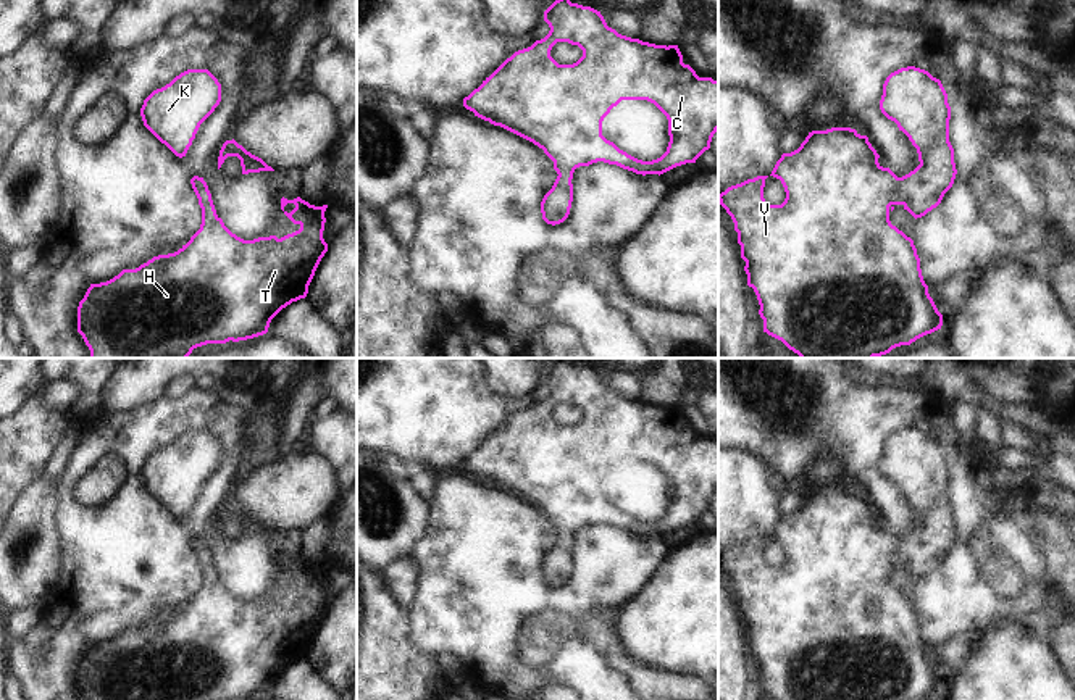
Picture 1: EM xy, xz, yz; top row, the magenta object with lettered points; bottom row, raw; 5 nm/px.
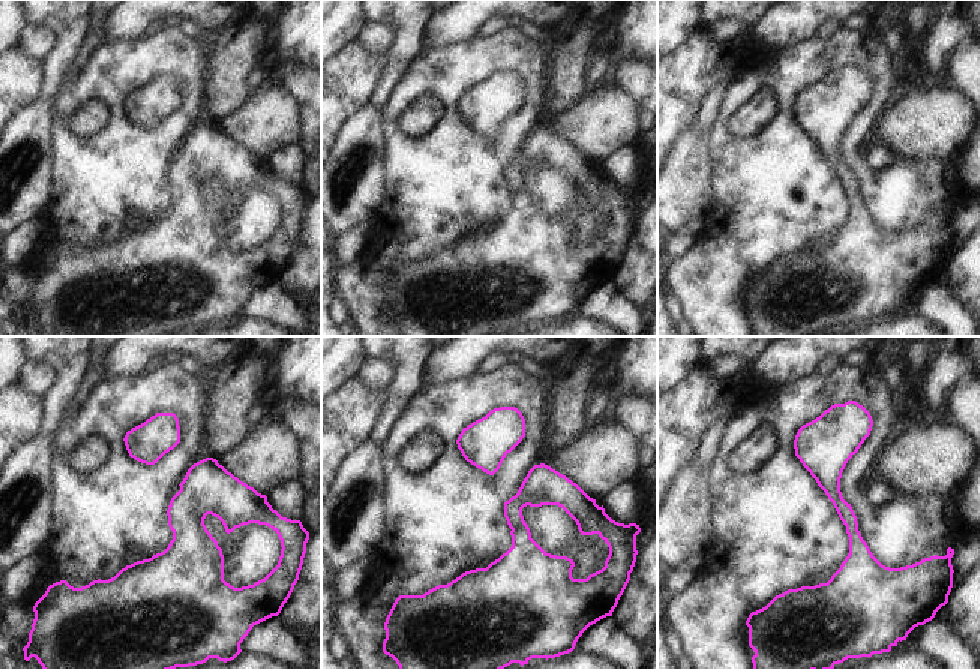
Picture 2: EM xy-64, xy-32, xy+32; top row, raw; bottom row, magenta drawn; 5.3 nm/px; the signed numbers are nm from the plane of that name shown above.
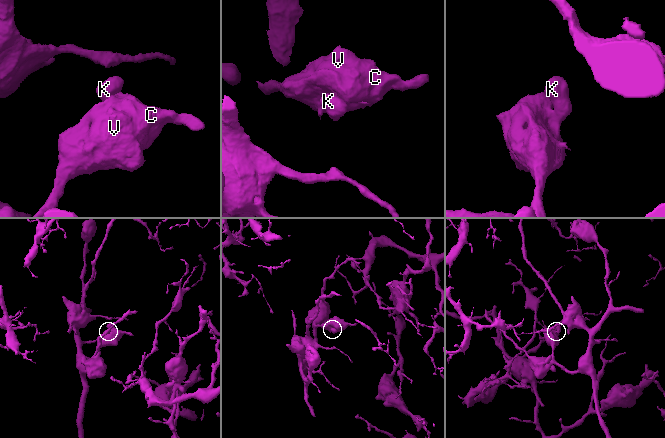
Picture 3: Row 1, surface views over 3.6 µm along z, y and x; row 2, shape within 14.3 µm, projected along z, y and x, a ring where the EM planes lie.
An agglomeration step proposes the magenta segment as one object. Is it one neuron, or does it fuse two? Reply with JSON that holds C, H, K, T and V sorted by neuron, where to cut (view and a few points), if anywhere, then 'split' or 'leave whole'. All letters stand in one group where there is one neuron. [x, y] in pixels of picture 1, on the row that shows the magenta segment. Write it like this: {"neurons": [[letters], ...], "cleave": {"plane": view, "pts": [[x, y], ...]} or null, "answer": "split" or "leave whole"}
{"neurons": [["C", "H", "K", "T", "V"]], "cleave": null, "answer": "leave whole"}

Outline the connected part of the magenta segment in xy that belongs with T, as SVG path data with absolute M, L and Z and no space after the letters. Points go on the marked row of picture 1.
M203 177L190 179L202 208L200 229L178 252L158 255L136 269L123 269L107 282L90 284L77 306L77 332L90 358L187 358L207 344L239 342L268 332L271 319L287 305L305 298L315 271L328 252L323 239L328 205L315 206L300 197L281 198L281 210L300 229L281 239L276 235L244 240L232 234L216 215Z

